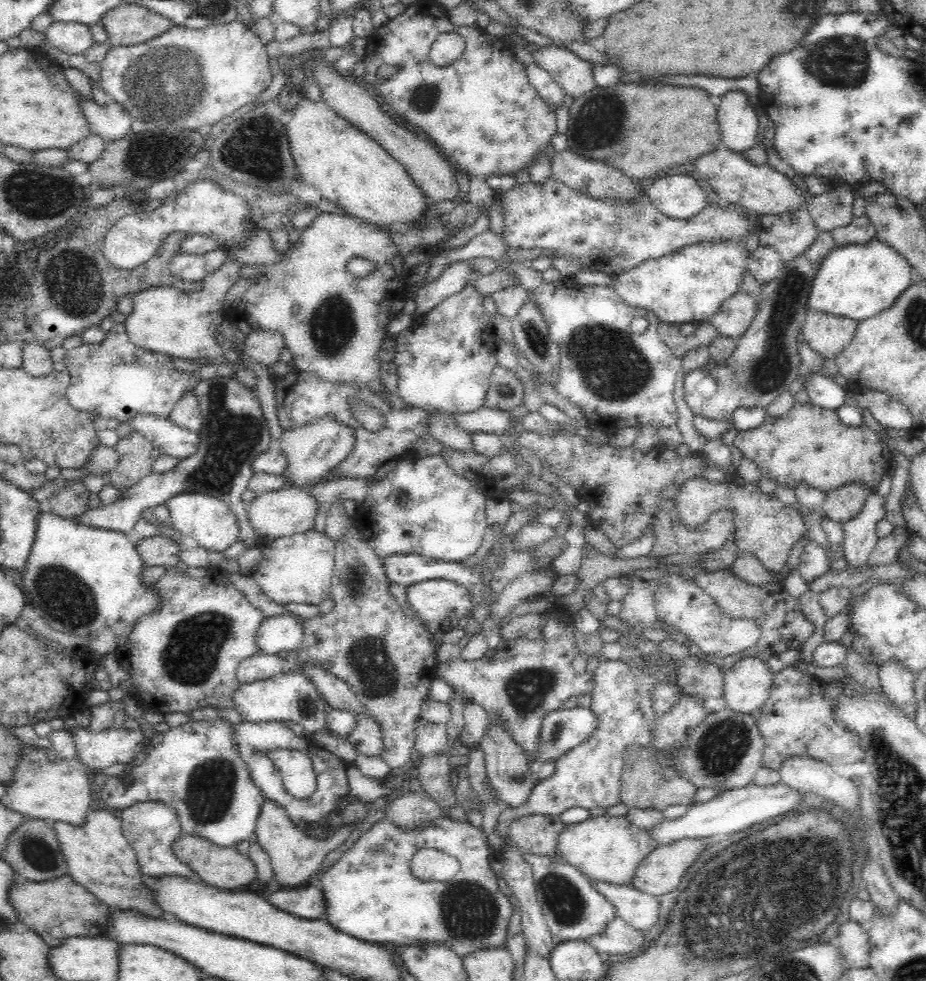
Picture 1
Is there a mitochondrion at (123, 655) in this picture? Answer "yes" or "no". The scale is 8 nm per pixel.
no

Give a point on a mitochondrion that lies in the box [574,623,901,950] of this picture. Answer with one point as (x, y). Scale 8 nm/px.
(722, 748)

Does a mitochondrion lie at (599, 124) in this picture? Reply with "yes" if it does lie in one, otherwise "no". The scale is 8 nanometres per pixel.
yes

